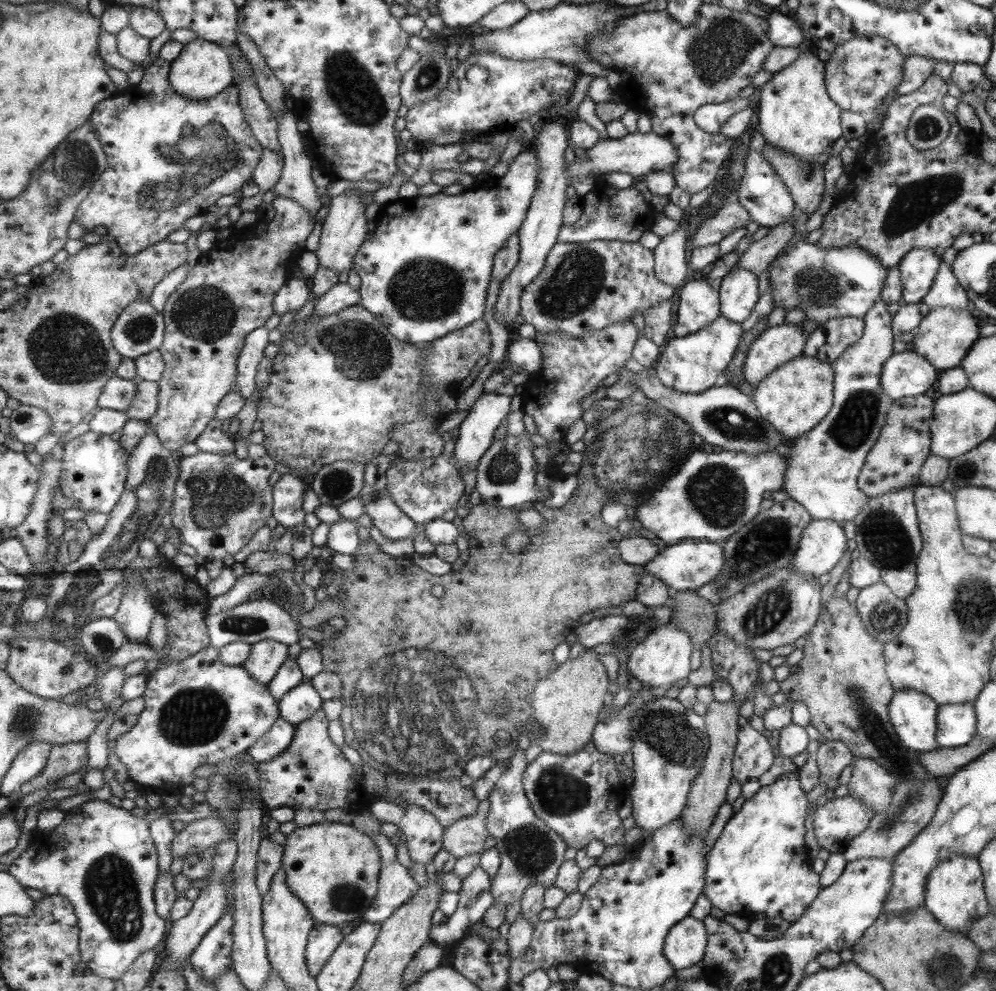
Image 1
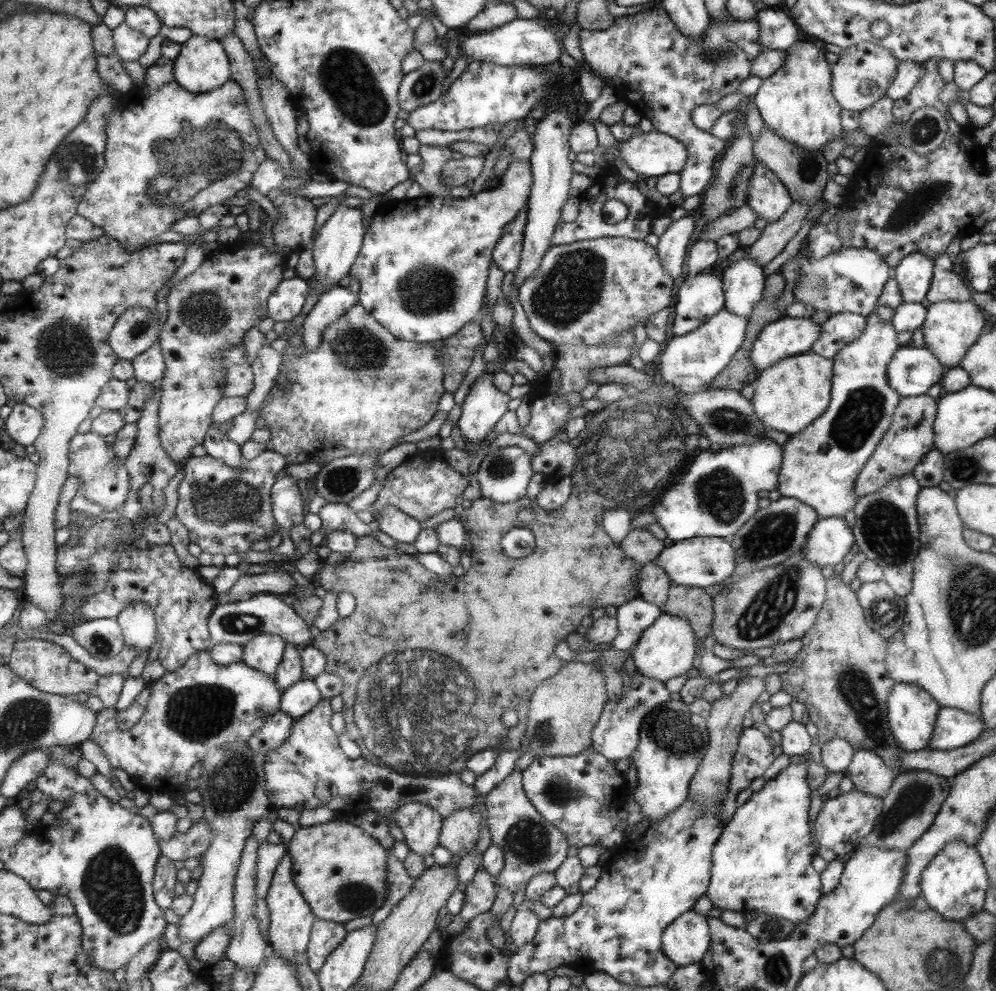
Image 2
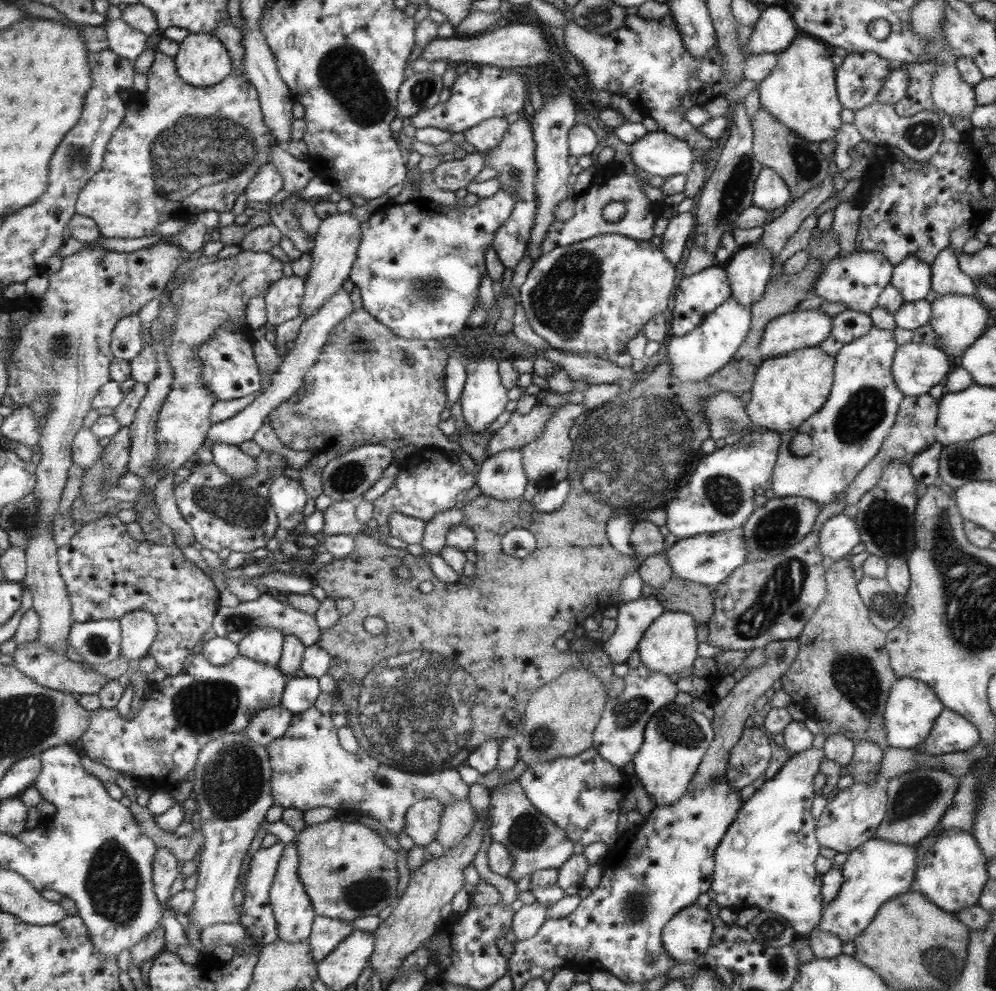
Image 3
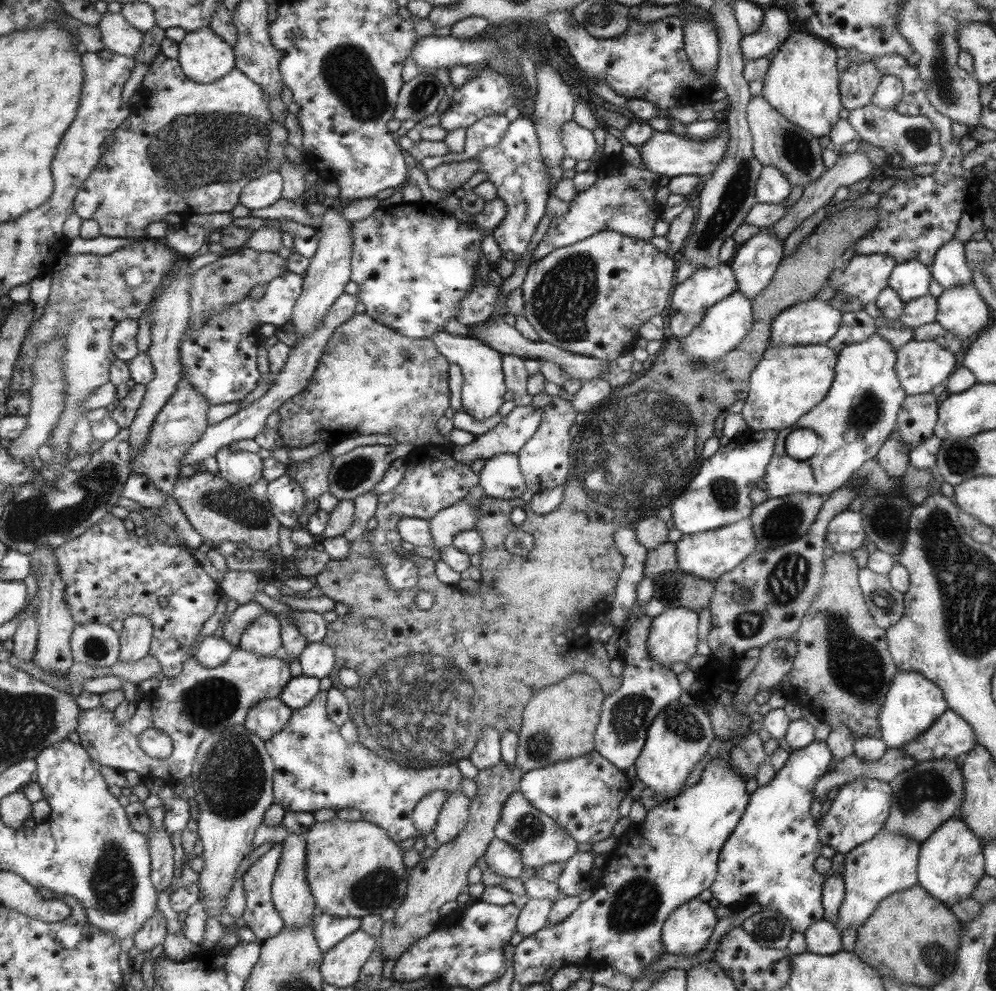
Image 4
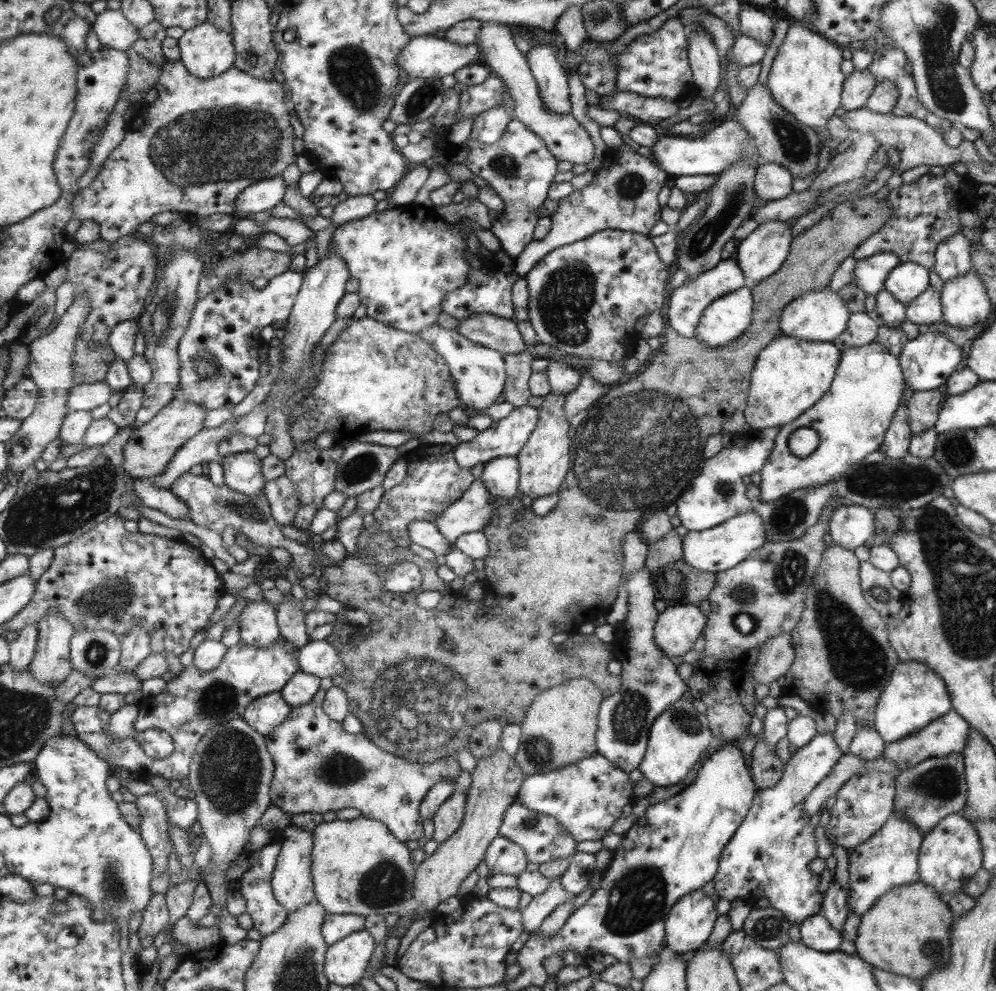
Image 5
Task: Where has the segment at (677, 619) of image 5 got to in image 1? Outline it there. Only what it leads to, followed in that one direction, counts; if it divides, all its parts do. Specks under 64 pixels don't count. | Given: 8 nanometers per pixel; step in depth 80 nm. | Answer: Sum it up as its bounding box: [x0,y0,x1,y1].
[626,622,691,686]

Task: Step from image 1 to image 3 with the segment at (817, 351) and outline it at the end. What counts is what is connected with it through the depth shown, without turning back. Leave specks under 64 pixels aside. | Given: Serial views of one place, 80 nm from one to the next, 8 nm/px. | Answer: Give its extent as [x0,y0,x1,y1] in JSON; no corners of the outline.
[819,309,872,354]

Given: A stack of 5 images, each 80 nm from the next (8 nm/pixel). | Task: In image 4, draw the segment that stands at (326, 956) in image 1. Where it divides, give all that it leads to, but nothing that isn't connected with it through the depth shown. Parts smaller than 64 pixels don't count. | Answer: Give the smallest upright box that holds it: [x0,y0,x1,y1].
[314,913,362,955]

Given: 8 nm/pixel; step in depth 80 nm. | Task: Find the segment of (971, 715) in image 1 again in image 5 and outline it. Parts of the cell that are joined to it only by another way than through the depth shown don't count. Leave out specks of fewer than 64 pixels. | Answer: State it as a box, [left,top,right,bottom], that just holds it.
[881,708,969,770]

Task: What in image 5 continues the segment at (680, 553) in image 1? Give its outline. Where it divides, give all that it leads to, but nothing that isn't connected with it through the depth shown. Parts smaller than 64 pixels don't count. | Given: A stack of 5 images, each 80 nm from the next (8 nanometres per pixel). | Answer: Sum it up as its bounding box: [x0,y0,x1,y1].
[680,511,768,573]

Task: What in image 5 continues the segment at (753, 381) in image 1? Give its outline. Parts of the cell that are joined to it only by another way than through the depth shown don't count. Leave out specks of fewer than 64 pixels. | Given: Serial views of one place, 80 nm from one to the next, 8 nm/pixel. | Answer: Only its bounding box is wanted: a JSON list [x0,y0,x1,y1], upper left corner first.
[779,286,848,342]

